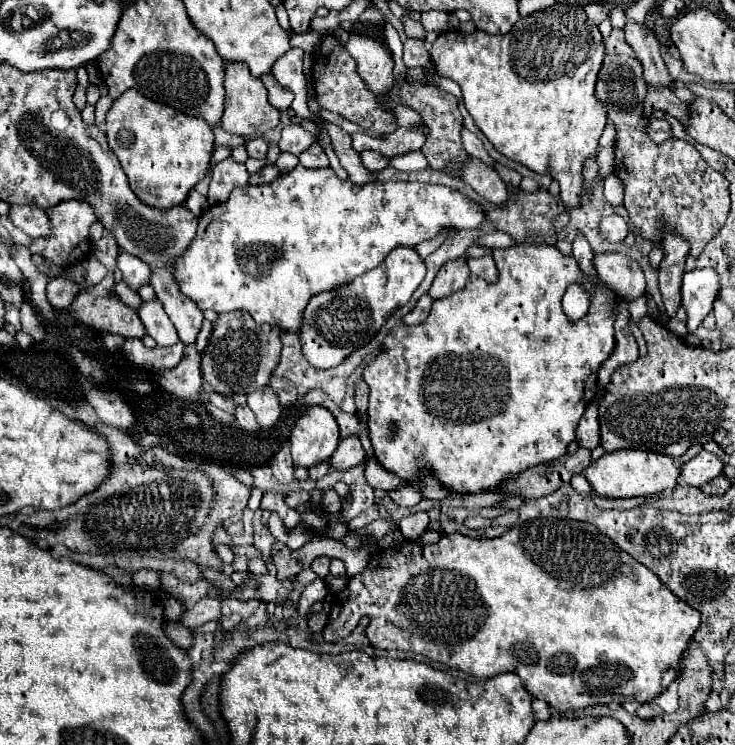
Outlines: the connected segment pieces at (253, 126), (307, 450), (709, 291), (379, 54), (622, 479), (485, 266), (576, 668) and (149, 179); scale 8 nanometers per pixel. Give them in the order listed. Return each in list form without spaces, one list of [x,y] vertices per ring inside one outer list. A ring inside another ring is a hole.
[[[225,63],[225,113],[221,125],[227,133],[263,137],[269,129],[279,125],[279,111],[267,101],[267,89],[261,79],[255,79],[245,63]]]
[[[313,405],[295,423],[289,442],[293,463],[309,469],[333,455],[339,443],[339,425],[331,411]]]
[[[693,269],[683,277],[683,307],[687,311],[687,327],[695,331],[703,319],[711,313],[715,299],[719,297],[719,275],[711,269]]]
[[[349,33],[349,53],[357,61],[357,71],[365,79],[367,87],[379,97],[385,99],[387,91],[393,87],[393,53],[391,49],[365,33]]]
[[[613,451],[605,453],[601,459],[593,461],[587,471],[583,471],[593,491],[601,497],[651,497],[673,489],[681,477],[681,465],[671,455],[647,453],[647,451]]]
[[[483,255],[479,259],[469,259],[467,263],[469,263],[469,269],[473,275],[477,275],[489,283],[493,283],[497,279],[497,267],[495,267],[491,255]]]
[[[535,519],[521,525],[511,527],[505,535],[497,539],[473,539],[461,533],[441,535],[439,543],[433,545],[419,545],[411,541],[403,541],[399,549],[379,551],[371,557],[367,569],[355,577],[349,579],[349,585],[335,595],[335,601],[331,603],[329,621],[323,629],[323,639],[335,643],[337,639],[347,637],[361,621],[361,617],[369,615],[371,623],[367,627],[367,637],[373,647],[381,649],[401,649],[401,651],[413,651],[417,655],[425,655],[433,661],[439,661],[447,667],[461,669],[467,675],[473,675],[477,679],[491,679],[503,671],[517,673],[525,685],[527,691],[531,691],[533,697],[545,699],[553,709],[559,713],[571,711],[571,709],[585,709],[589,705],[601,705],[609,701],[617,703],[651,703],[657,695],[667,691],[667,687],[675,681],[677,669],[681,663],[681,657],[693,637],[693,633],[701,625],[701,615],[695,611],[689,603],[681,601],[677,595],[673,595],[659,577],[635,561],[629,553],[625,553],[621,547],[617,547],[607,535],[603,535],[595,525],[585,521],[573,521],[573,519]]]
[[[127,89],[121,97],[113,101],[113,107],[107,111],[105,133],[109,139],[111,151],[117,155],[123,171],[129,177],[133,193],[149,207],[171,209],[175,205],[183,205],[189,191],[209,173],[209,161],[215,149],[215,143],[213,143],[213,131],[207,125],[207,121],[197,117],[187,117],[163,103],[151,101],[139,95],[139,91],[135,89]]]

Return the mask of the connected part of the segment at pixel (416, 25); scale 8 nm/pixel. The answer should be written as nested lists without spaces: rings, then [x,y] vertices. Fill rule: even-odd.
[[[407,17],[407,21],[405,21],[403,25],[405,25],[405,33],[407,33],[407,37],[417,37],[417,39],[425,39],[427,31],[423,29],[421,21],[413,21],[411,17]]]

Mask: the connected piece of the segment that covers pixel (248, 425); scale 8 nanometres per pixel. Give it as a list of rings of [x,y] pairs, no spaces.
[[[247,405],[237,407],[235,417],[237,417],[237,425],[239,425],[241,429],[245,429],[245,431],[259,431],[259,429],[261,429],[259,423],[257,423],[257,419],[255,419],[255,415],[253,415],[253,411],[251,411]]]

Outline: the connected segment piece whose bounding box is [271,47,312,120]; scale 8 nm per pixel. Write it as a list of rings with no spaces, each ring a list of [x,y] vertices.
[[[291,47],[287,53],[283,53],[275,67],[271,69],[271,75],[277,79],[277,83],[294,94],[291,104],[296,115],[311,120],[312,113],[307,107],[306,78],[303,73],[304,51],[299,47]]]

